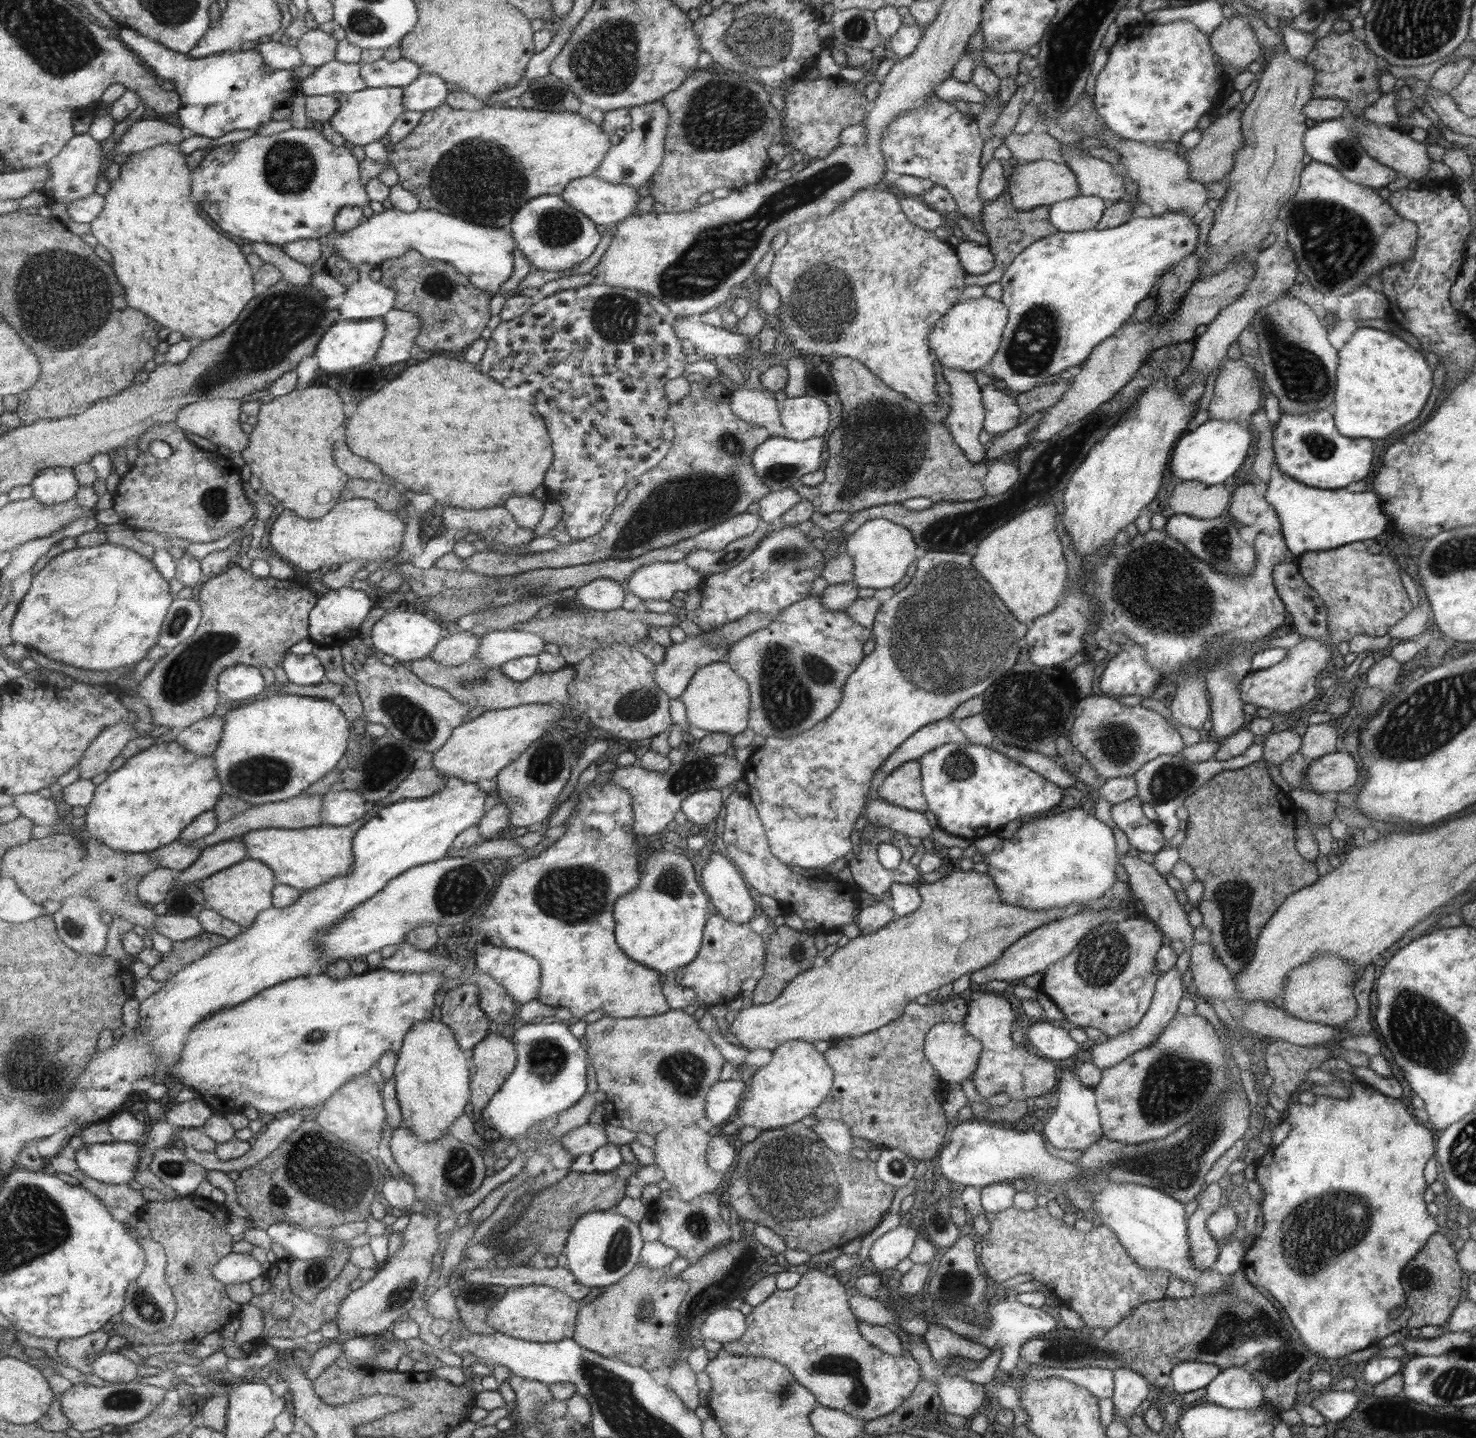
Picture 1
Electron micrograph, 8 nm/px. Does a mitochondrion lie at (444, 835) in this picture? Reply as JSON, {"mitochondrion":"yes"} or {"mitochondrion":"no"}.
{"mitochondrion":"no"}

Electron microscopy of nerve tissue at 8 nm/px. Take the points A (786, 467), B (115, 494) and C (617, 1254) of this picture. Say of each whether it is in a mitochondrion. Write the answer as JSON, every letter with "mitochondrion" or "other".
{"A":"mitochondrion","B":"other","C":"mitochondrion"}

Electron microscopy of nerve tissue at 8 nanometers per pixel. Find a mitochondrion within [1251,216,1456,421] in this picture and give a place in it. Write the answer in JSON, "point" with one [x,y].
{"point":[1293,363]}

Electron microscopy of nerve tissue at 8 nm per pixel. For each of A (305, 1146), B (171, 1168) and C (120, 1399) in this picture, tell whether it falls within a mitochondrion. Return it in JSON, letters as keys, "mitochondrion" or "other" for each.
{"A":"mitochondrion","B":"mitochondrion","C":"mitochondrion"}

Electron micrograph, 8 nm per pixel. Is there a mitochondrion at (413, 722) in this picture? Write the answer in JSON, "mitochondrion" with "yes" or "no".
{"mitochondrion":"yes"}

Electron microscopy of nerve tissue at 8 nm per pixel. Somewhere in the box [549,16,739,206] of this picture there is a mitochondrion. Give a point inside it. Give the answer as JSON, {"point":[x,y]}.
{"point":[604,61]}

